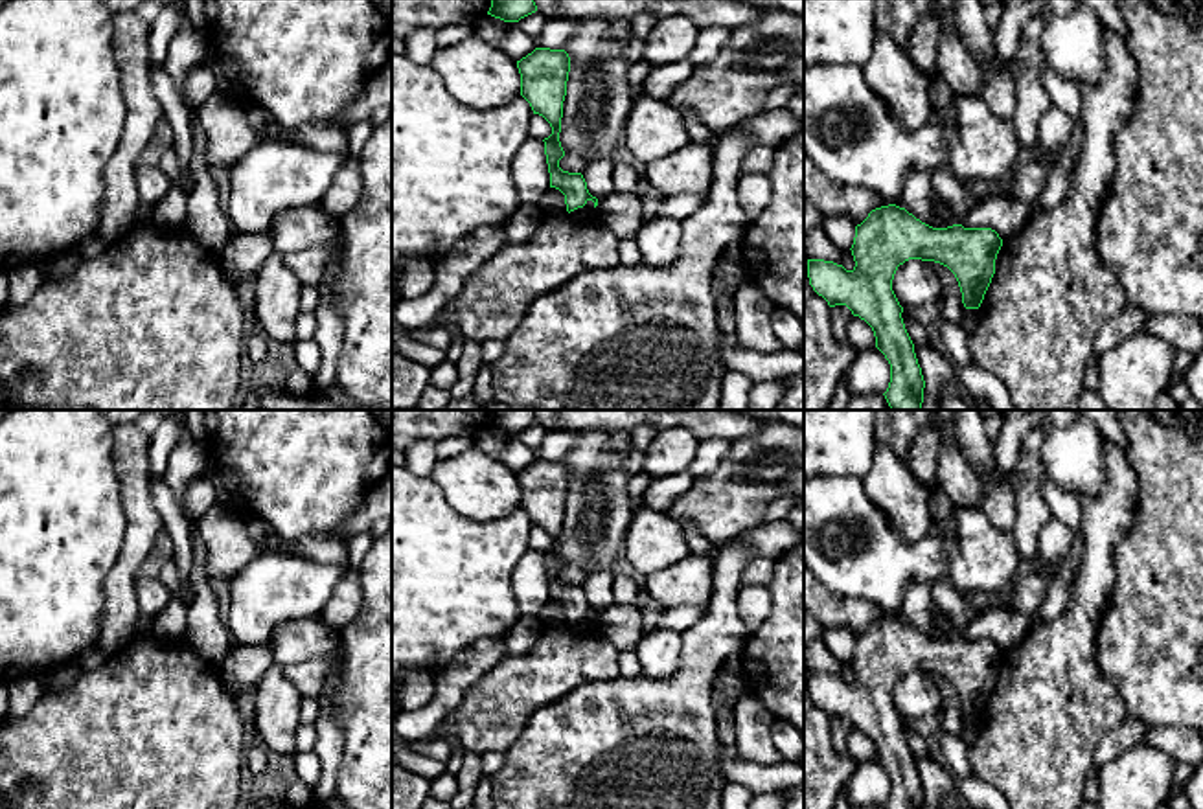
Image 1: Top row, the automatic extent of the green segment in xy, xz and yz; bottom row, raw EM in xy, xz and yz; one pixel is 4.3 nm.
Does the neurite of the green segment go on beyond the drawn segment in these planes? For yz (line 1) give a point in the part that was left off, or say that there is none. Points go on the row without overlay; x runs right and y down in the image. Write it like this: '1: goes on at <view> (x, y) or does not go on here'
1: does not go on here

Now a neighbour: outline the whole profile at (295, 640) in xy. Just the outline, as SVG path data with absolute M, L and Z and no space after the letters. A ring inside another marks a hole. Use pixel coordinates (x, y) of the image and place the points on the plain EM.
M320 616L281 621L270 638L274 662L289 666L307 658L327 656L337 649L338 632L329 629Z

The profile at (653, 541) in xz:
M646 506L633 513L624 548L627 561L644 577L692 553L681 524L670 513Z

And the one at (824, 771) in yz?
M804 667L804 809L833 809L855 769L850 754L835 752L831 719L809 697Z

